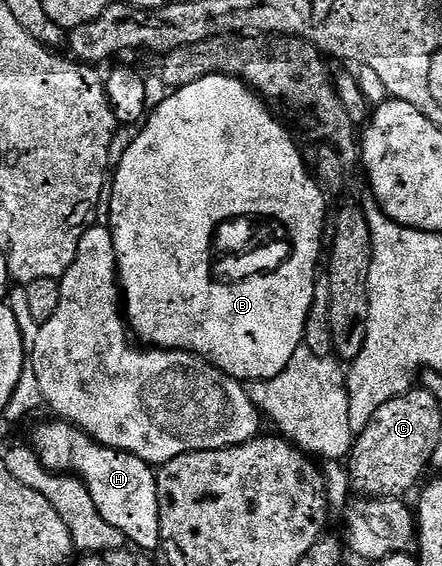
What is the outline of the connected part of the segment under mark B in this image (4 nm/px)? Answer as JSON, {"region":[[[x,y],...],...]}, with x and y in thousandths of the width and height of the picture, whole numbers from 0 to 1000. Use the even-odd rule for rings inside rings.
{"region":[[[507,131],[464,134],[376,170],[380,173],[353,194],[348,189],[335,200],[312,231],[317,237],[299,247],[296,260],[278,272],[278,281],[271,286],[267,281],[256,300],[256,320],[247,329],[247,357],[251,350],[247,405],[260,433],[260,466],[269,472],[283,560],[303,595],[317,606],[333,604],[324,608],[335,613],[355,618],[425,618],[430,625],[450,625],[466,640],[489,647],[498,657],[552,678],[606,675],[649,654],[654,636],[663,636],[663,629],[688,610],[690,572],[713,528],[713,495],[726,477],[722,447],[729,442],[733,447],[735,442],[731,398],[738,392],[742,398],[744,392],[744,378],[740,385],[744,353],[708,313],[690,284],[688,267],[683,272],[674,254],[658,246],[661,231],[624,207],[606,182],[597,180],[568,154],[554,150],[548,138]],[[529,385],[552,385],[559,401],[552,406],[507,403],[493,417],[482,412],[486,392],[523,396]]]}

